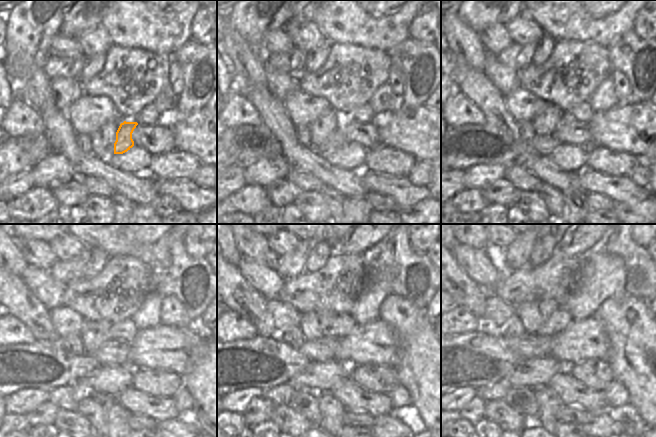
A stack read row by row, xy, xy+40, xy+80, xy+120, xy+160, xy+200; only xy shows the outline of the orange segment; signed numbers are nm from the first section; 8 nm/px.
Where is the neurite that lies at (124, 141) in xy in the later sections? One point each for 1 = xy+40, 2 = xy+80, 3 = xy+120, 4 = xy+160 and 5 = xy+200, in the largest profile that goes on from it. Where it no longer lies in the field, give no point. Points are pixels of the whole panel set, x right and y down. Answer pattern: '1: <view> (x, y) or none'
1: xy+40 (337, 139)
2: xy+80 (461, 147)
3: xy+120 (42, 366)
4: xy+160 (260, 362)
5: xy+200 (474, 360)

